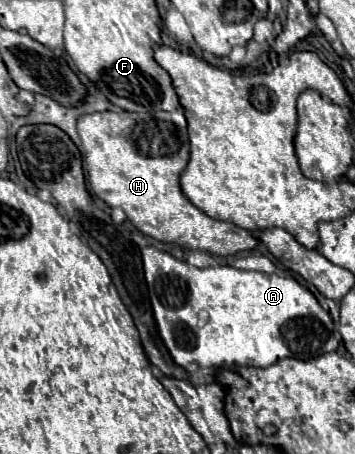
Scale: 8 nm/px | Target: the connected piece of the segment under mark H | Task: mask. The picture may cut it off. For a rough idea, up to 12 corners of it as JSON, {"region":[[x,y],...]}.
{"region":[[182,109],[78,117],[92,193],[162,243],[258,239],[178,187]]}

